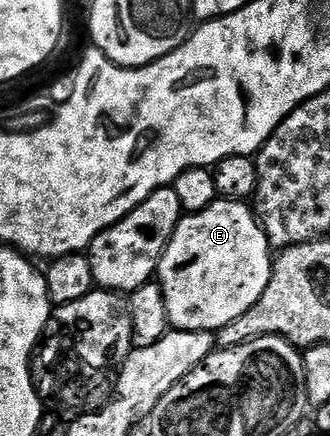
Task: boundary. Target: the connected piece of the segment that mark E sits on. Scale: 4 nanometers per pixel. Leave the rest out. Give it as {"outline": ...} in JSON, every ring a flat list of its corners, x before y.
{"outline":[[219,198,204,210,183,215,160,258,156,273,156,282,164,294,164,306,168,308,170,328,179,332,212,333,227,328,258,305,258,299,270,281,271,271,270,239,264,234,249,203]]}

